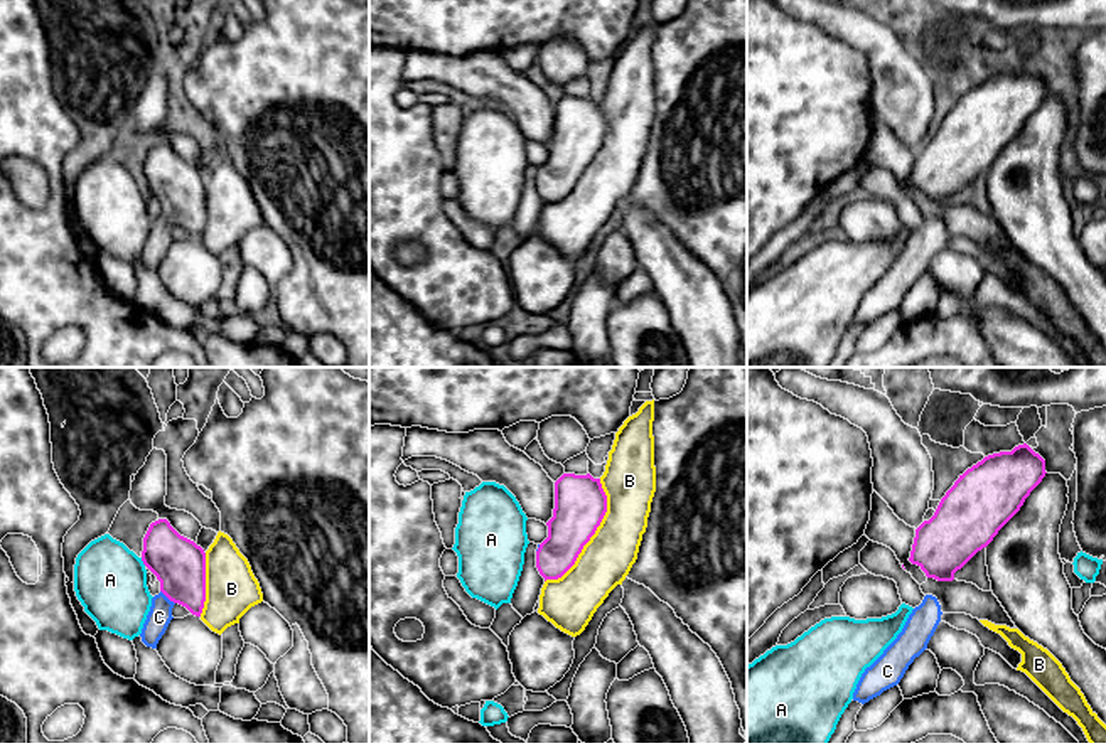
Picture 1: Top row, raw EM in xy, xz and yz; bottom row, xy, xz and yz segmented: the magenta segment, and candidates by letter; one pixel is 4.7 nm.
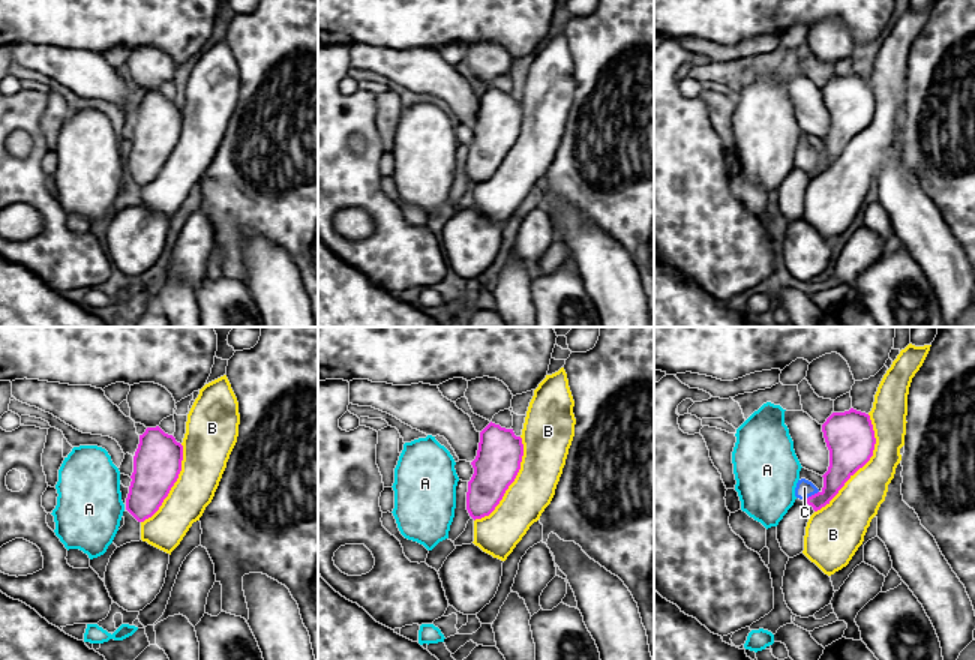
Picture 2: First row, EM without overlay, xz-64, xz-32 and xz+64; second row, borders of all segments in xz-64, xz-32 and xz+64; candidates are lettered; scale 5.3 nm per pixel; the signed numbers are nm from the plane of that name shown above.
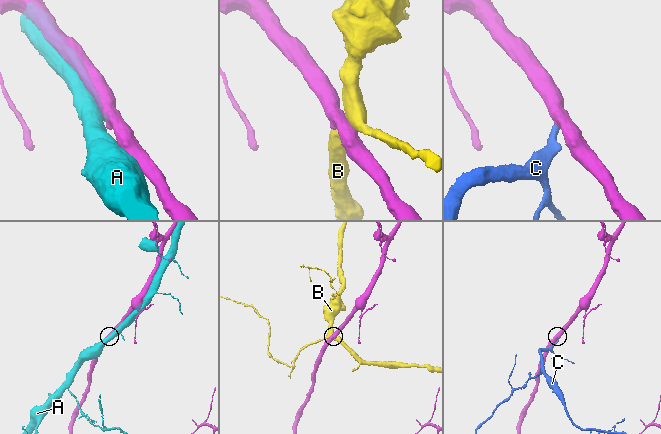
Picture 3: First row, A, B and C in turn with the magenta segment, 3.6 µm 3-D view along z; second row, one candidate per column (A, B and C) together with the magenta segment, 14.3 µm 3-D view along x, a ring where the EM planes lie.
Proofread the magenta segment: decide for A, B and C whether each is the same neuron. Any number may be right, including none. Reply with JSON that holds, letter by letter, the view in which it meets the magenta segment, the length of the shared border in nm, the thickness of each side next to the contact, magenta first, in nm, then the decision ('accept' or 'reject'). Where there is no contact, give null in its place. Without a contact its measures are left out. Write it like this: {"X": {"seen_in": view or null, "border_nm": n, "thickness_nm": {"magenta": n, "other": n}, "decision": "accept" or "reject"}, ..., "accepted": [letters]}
{"A": {"seen_in": "xy", "border_nm": 50, "thickness_nm": {"magenta": 240, "other": 340}, "decision": "reject"}, "B": {"seen_in": "xz", "border_nm": 550, "thickness_nm": {"magenta": 260, "other": 240}, "decision": "reject"}, "C": {"seen_in": "xy", "border_nm": 100, "thickness_nm": {"magenta": 240, "other": 120}, "decision": "accept"}, "accepted": ["C"]}

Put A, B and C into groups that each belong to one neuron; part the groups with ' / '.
A / B / C

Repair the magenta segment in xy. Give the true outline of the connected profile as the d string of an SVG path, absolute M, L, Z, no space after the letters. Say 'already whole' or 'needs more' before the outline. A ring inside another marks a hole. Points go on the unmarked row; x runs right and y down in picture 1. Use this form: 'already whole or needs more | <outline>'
needs more | M158 142L143 160L142 184L160 204L160 216L152 221L140 256L147 270L157 271L174 241L175 226L201 239L206 224L206 175L180 158L167 142Z

